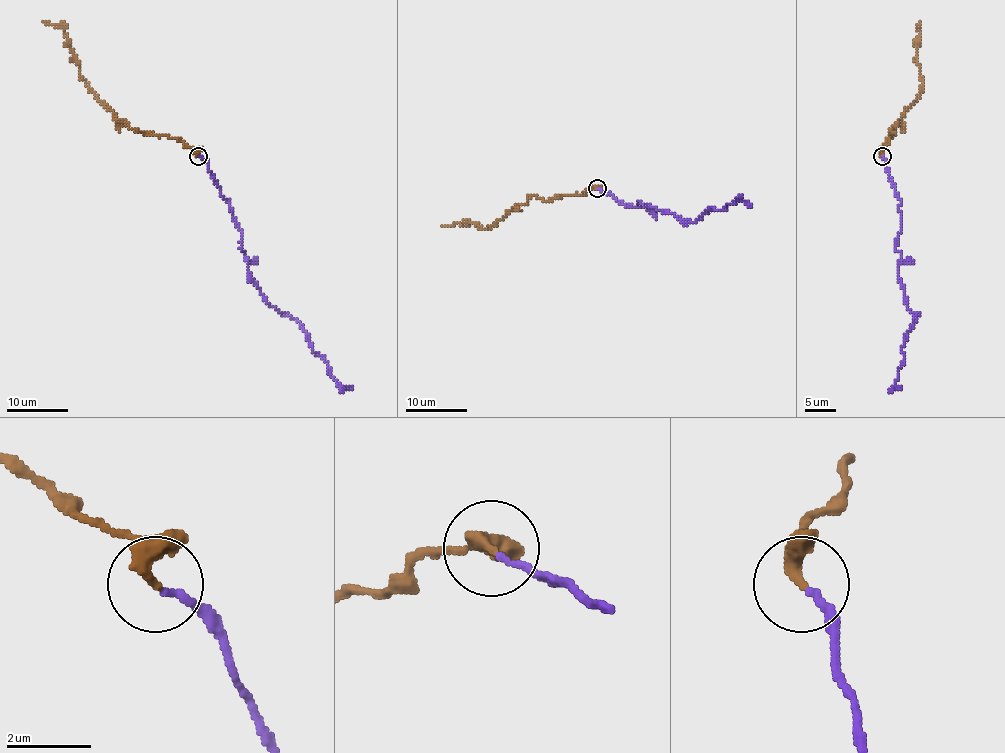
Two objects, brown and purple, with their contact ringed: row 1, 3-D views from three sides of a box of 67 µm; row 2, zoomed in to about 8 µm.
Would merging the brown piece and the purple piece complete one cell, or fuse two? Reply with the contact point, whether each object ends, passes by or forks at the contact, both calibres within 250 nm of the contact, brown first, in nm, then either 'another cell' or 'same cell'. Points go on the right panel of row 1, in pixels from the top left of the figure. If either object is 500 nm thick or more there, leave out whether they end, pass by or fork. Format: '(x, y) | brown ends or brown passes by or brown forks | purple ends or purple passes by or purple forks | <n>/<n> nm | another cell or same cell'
(882, 156) | brown passes by | purple ends | 280/150 nm | same cell

